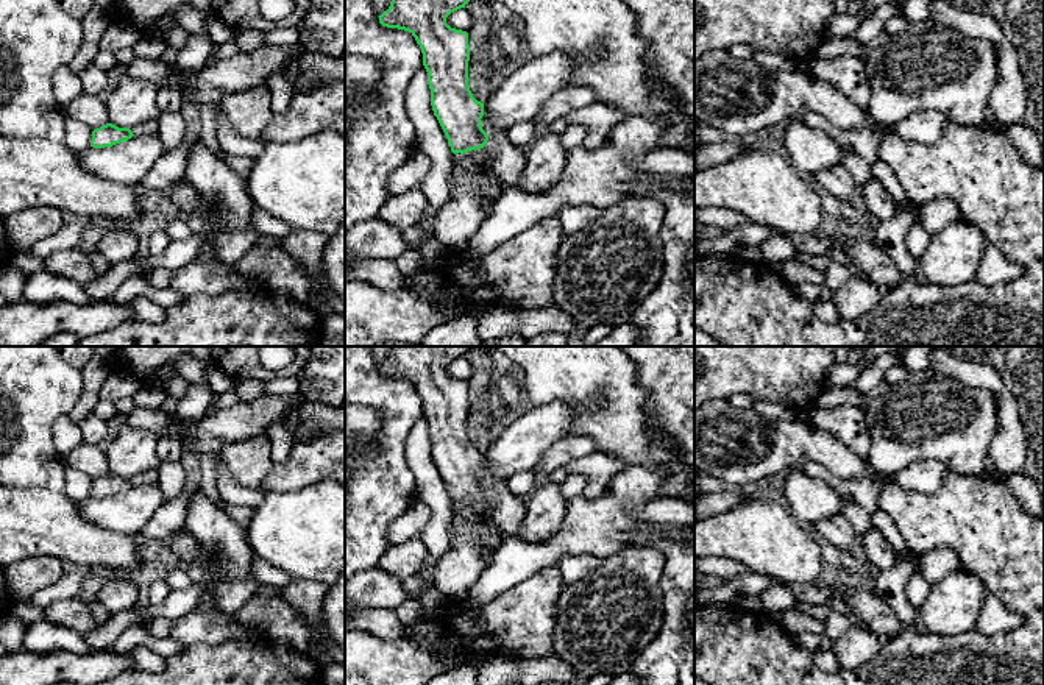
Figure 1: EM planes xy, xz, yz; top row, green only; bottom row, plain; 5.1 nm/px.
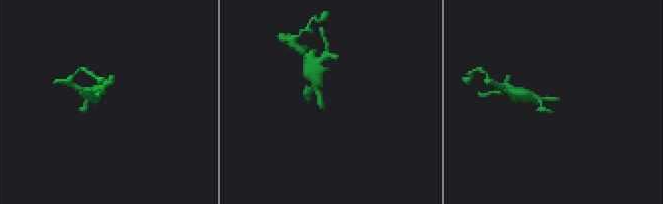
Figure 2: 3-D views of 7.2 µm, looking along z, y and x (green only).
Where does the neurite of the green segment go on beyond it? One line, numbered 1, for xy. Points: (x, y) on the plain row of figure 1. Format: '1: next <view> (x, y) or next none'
1: next xy (149, 476)

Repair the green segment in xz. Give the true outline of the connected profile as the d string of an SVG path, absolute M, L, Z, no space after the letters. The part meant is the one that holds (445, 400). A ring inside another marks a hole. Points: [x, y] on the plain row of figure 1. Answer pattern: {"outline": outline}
{"outline": "M392 346L390 356L379 365L379 373L387 378L409 381L423 403L423 415L428 421L431 456L437 467L451 501L481 507L485 520L501 535L518 535L526 516L526 498L509 492L507 479L492 476L468 435L470 395L468 382L451 378L446 367L465 357L471 346Z"}

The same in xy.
{"outline": "M147 470L139 474L134 474L133 477L119 477L112 473L106 473L92 481L91 496L94 498L112 496L115 493L131 488L133 485L137 487L158 482L158 476L159 476L158 470Z"}

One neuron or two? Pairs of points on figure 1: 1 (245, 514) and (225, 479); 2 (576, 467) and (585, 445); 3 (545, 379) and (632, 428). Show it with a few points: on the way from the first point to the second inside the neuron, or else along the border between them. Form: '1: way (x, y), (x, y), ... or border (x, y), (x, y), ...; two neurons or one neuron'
1: border (216, 482), (216, 489), (225, 501), (252, 509); two neurons
2: border (596, 450), (565, 465); two neurons
3: way (573, 379), (607, 379), (624, 400); one neuron

